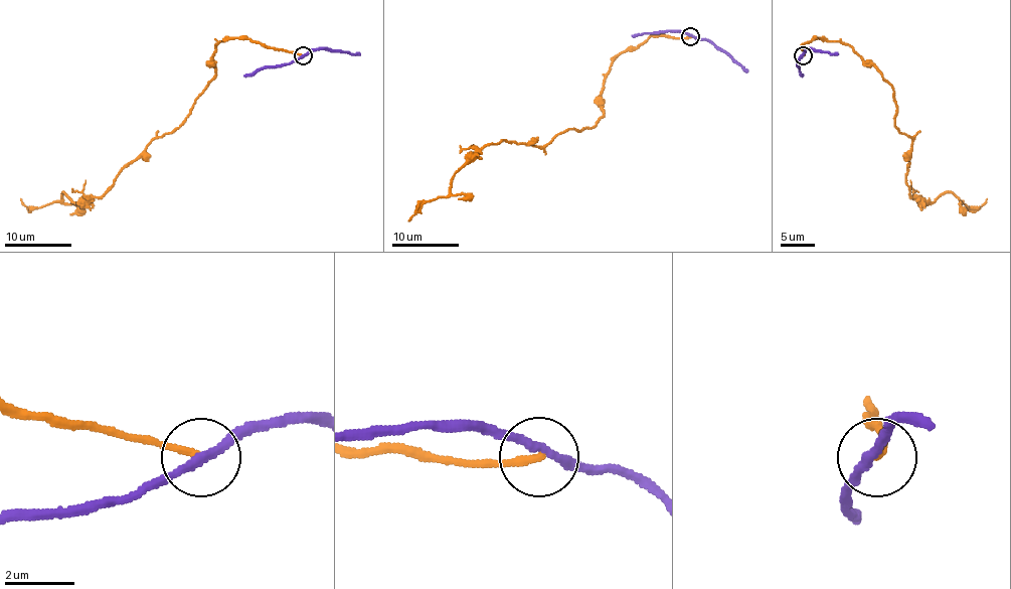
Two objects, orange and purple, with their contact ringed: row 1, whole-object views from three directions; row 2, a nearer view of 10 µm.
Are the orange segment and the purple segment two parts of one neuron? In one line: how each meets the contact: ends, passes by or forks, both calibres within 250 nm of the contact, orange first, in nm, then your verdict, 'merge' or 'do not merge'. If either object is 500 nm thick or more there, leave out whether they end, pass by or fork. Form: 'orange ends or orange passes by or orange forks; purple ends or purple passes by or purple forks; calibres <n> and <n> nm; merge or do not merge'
orange ends; purple passes by; calibres 200 and 240 nm; do not merge

